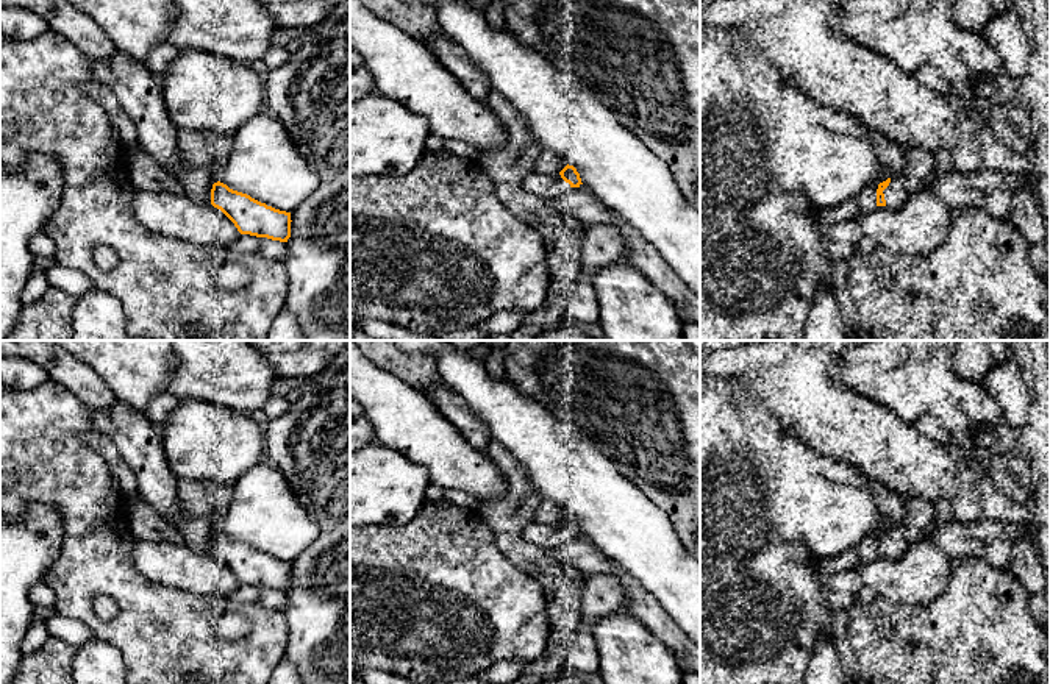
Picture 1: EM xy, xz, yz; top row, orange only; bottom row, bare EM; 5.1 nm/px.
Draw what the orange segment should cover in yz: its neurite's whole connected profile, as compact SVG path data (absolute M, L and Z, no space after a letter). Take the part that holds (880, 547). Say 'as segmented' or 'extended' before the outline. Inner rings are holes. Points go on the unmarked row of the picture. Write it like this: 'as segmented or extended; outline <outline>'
extended; outline M902 525L888 528L878 534L877 556L886 556L889 559L898 558L908 547L908 539L902 531Z

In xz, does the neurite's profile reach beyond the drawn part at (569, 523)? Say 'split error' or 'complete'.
split error

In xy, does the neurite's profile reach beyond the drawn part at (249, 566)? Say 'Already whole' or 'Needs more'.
Already whole

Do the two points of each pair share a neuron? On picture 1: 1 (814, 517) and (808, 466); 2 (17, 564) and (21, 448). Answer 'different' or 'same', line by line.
1: same
2: different

